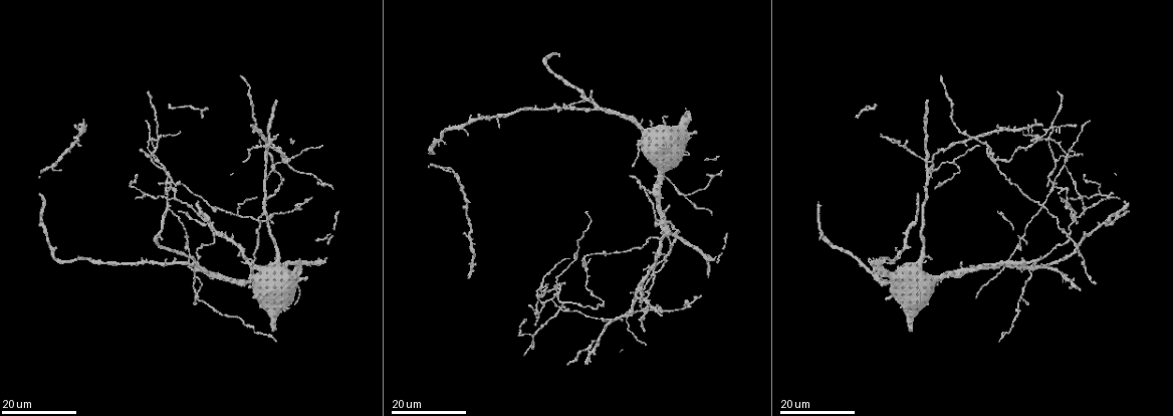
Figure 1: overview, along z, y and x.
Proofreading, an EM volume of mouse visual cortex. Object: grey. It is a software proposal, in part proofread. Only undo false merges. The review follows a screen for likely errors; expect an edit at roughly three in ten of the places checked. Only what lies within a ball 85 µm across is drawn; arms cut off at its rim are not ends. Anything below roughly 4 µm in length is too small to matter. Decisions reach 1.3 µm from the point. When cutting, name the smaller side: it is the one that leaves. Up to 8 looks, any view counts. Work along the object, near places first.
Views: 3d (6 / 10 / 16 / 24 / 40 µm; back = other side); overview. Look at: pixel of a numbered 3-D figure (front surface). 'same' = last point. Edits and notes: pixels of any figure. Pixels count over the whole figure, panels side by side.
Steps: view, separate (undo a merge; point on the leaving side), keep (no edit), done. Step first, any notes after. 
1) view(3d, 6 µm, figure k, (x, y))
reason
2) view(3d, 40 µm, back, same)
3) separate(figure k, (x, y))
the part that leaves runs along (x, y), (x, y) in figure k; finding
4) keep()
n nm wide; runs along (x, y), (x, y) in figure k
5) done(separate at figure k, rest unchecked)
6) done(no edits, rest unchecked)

view(3d, 16 µm, figure 1, (562, 304))
branch point

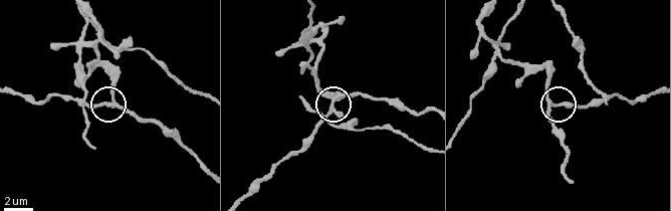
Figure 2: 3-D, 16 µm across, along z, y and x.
view(3d, 10 µm, figure 2, (114, 103))
closer look

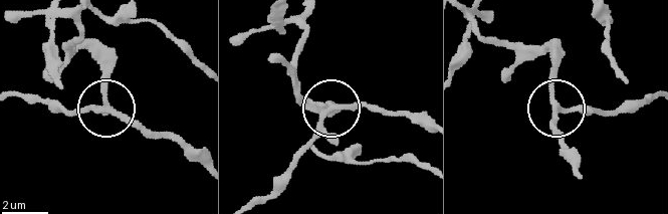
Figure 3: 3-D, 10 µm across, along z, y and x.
keep()
one neuron here

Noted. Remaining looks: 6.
view(3d, 24 µm, figure 1, (164, 185))
four-way junction

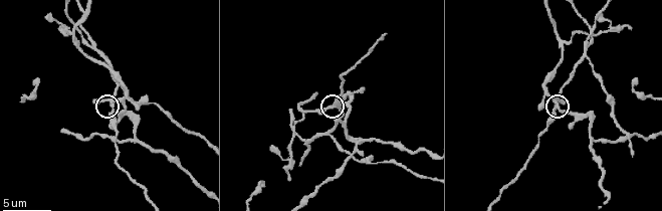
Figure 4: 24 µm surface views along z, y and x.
view(3d, 10 µm, figure 4, (109, 103))

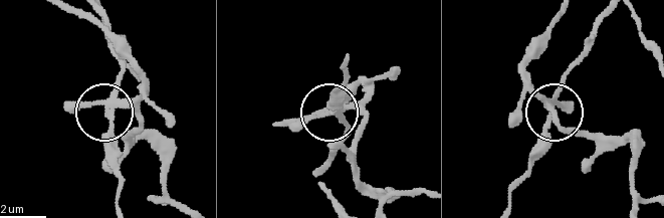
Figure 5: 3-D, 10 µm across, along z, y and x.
separate(figure 5, (107, 136))
4 arms; the part that leaves runs along (554, 100), (567, 68), (603, 16) in figure 5; two neurons meet here

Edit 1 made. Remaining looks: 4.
view(3d, 24 µm, figure 1, (143, 194))
three arms meet

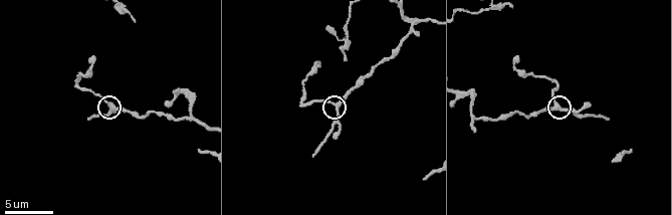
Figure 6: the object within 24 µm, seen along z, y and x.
view(3d, 10 µm, figure 6, (337, 107))

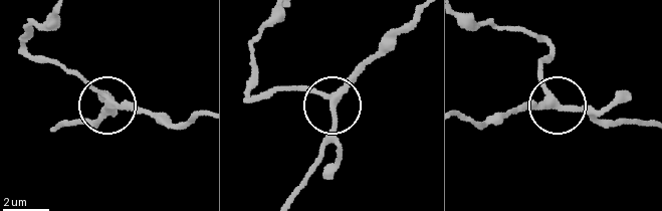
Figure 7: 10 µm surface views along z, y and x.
keep()
3 arms; runs along (201, 113), (167, 124), (130, 107), (108, 107), (97, 118) in figure 7; continuous, no second neuron

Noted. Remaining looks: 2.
view(3d, 24 µm, figure 1, (265, 176))
side arm on a straight run

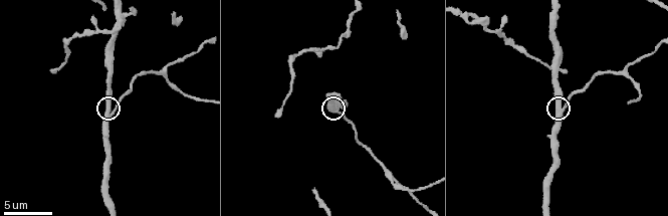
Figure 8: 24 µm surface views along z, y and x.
view(3d, 10 µm, figure 8, (114, 111))
zoom in

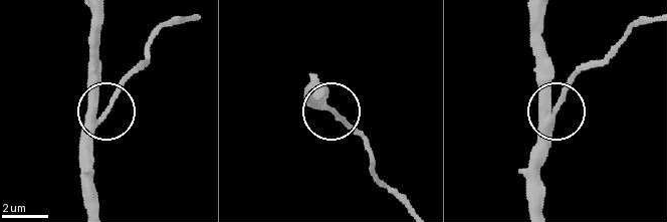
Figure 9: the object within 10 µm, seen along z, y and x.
keep()
300 nm wide; runs along (317, 86), (323, 103), (368, 143) in figure 9; all the same neuron

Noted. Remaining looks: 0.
done(separate at figure 5, rest unchecked)

